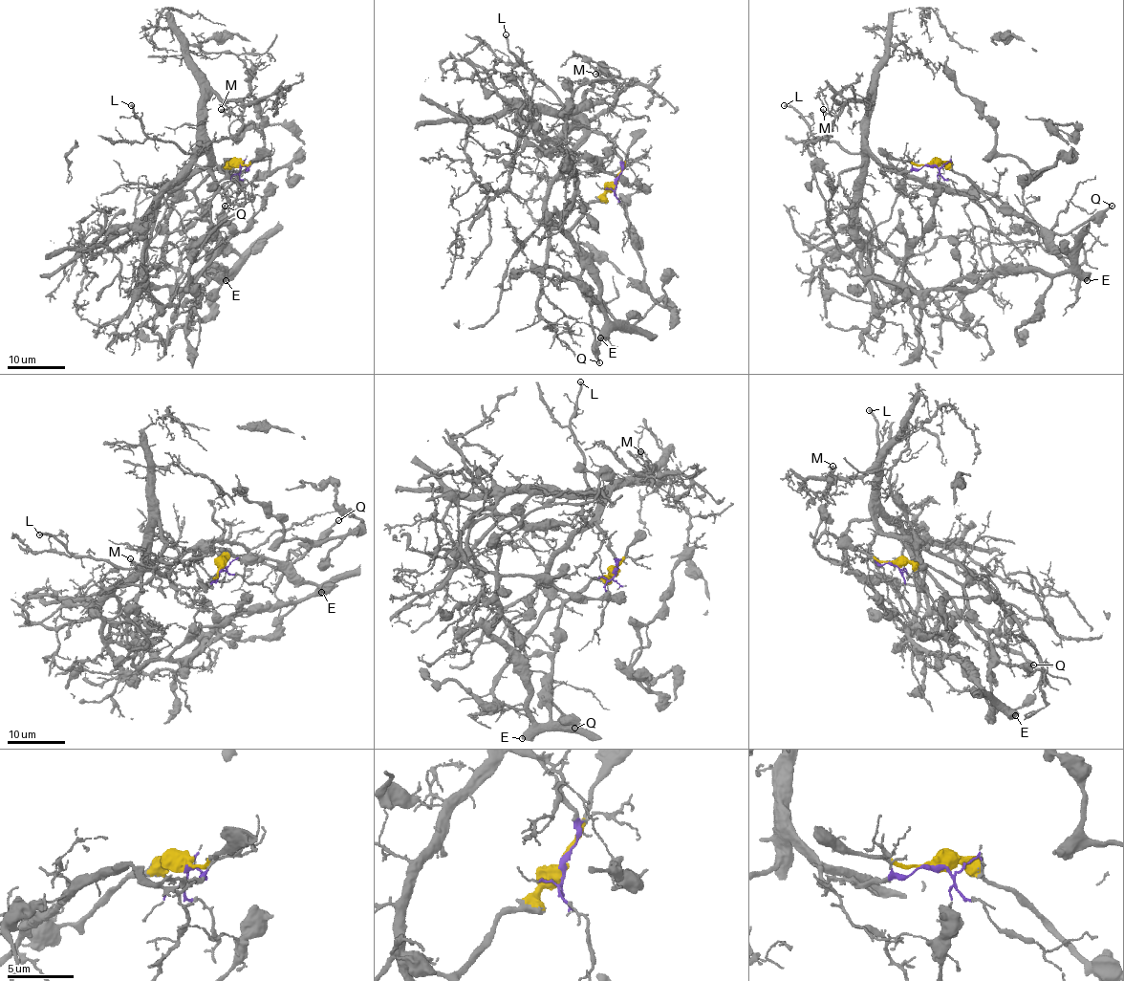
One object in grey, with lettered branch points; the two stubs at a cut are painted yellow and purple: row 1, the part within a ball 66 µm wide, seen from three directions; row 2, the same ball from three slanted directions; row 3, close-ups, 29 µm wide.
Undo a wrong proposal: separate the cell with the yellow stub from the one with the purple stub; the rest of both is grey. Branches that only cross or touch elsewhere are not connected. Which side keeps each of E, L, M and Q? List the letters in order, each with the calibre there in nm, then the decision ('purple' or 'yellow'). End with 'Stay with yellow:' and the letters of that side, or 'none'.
E: 550 nm thick; yellow
L: 320 nm thick; purple
M: 220 nm thick; purple
Q: 280 nm thick; yellow
Stay with yellow: E, Q

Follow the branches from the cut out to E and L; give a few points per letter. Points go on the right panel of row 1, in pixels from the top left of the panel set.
E: (931, 164), (941, 163), (964, 175), (996, 206), (1006, 207), (1031, 220), (1088, 280)
L: (931, 164), (883, 172), (869, 153), (847, 153), (834, 141), (817, 139), (798, 113), (784, 105)

